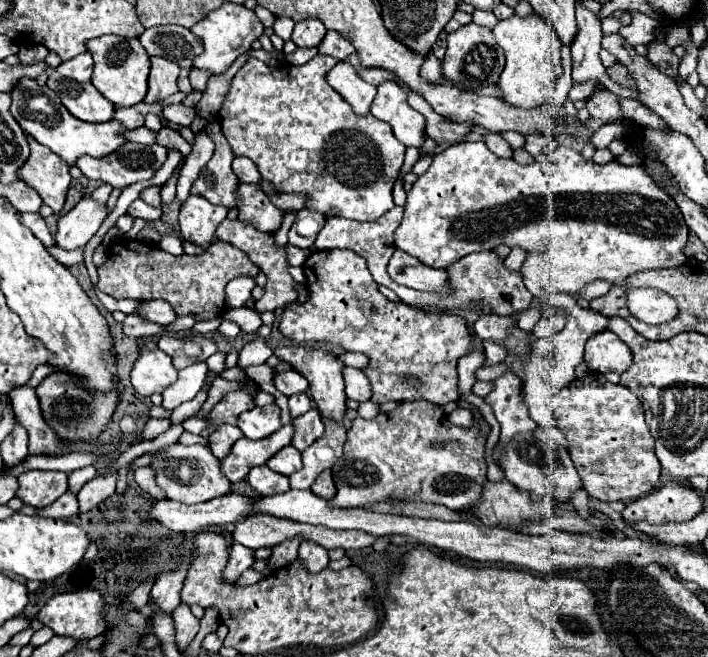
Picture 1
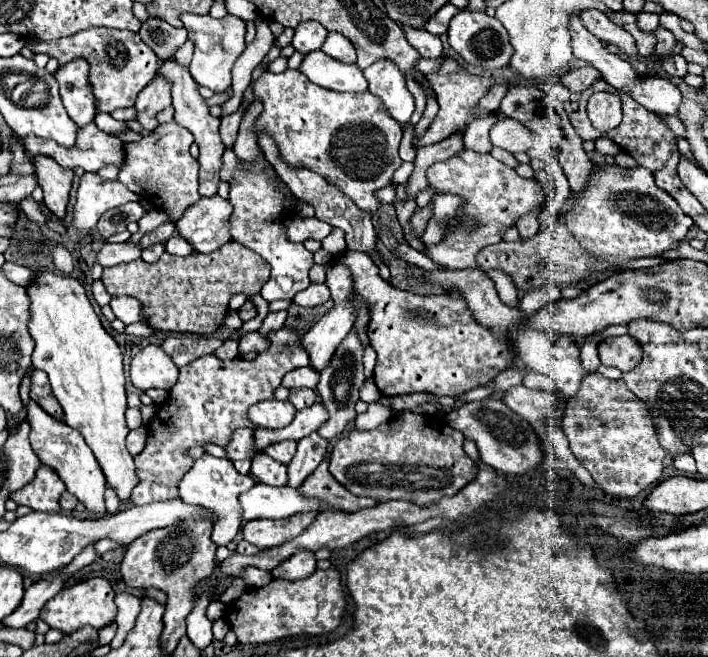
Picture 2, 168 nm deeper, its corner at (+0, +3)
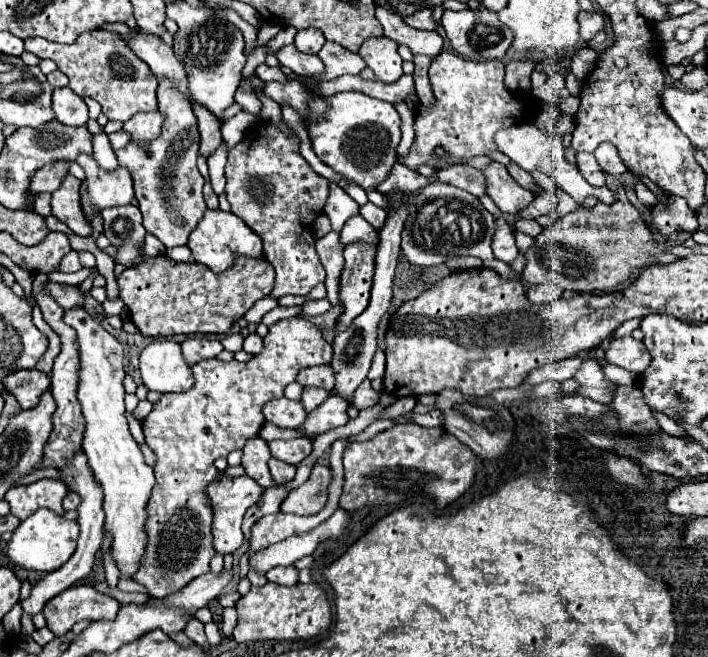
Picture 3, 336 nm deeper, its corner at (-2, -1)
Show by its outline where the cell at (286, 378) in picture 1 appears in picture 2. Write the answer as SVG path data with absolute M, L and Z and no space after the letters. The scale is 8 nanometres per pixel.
M298 367L298 369L292 369L288 375L284 375L282 387L286 387L286 389L296 389L296 387L314 389L318 385L318 379L320 379L320 375L314 369Z

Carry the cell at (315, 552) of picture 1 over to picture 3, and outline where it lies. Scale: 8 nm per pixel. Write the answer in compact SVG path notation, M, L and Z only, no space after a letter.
M274 567L266 573L266 579L278 585L296 585L298 583L298 569L296 567Z

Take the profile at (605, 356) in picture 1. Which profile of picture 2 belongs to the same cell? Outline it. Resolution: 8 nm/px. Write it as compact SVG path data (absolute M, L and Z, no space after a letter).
M620 335L620 337L608 337L600 341L598 345L598 355L602 365L606 367L616 367L620 371L632 371L642 357L640 343L634 341L630 335Z

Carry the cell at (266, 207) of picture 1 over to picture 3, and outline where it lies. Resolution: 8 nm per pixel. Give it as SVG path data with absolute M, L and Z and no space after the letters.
M240 111L238 115L234 115L232 119L228 119L222 125L222 139L228 143L228 149L234 147L236 143L240 143L246 135L246 131L256 123L256 117L252 113Z

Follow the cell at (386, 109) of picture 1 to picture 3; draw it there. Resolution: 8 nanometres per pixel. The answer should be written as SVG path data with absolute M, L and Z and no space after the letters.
M380 37L380 39L366 39L360 47L360 57L368 63L368 67L376 73L378 81L398 81L402 77L402 57L396 51L398 43Z

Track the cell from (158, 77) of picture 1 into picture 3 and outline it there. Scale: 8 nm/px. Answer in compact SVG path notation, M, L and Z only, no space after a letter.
M160 111L136 113L132 119L128 119L124 123L122 131L128 133L130 141L134 141L134 143L150 143L150 141L154 141L154 137L158 137L162 123L164 123L164 119L162 119Z

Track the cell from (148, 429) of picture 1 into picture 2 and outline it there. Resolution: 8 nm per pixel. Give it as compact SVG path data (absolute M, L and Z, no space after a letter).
M142 425L142 427L138 427L138 429L134 429L134 431L128 433L128 437L126 437L126 449L128 449L130 455L138 455L144 449L146 435L148 435L148 427L146 425Z

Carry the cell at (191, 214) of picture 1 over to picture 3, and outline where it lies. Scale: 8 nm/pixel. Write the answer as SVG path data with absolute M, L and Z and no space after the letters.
M208 209L204 213L202 221L190 233L188 247L192 251L194 261L206 265L214 273L222 273L226 269L232 269L234 267L234 259L238 255L254 257L254 259L264 259L264 255L262 255L262 239L254 231L250 231L248 225L240 217L236 217L234 213L224 213L220 209L216 209L216 211Z

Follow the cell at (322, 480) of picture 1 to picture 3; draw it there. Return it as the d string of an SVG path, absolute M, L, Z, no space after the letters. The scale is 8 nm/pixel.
M314 465L308 481L298 489L290 491L280 505L282 513L294 515L316 515L326 505L328 499L328 485L332 481L330 467Z

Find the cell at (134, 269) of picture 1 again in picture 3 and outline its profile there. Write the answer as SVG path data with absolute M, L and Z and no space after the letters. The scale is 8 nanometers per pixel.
M166 255L146 257L140 265L126 269L118 277L120 297L130 309L130 321L138 327L144 337L170 337L178 333L226 333L244 313L262 297L266 297L274 287L274 269L268 261L238 257L236 265L224 273L212 273L206 265L198 265L196 261L176 263Z

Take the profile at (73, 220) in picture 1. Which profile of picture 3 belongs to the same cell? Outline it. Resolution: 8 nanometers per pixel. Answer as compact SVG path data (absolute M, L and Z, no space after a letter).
M78 155L76 163L86 171L88 193L98 209L106 209L112 205L128 205L134 197L132 177L126 167L118 165L114 171L104 171L102 167L98 167L92 155Z

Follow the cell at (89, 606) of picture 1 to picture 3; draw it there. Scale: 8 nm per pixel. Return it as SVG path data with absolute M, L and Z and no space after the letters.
M74 585L62 591L58 597L52 597L44 605L44 615L48 621L46 627L60 637L82 619L114 619L118 615L118 609L120 603L116 599L98 593L90 585Z

